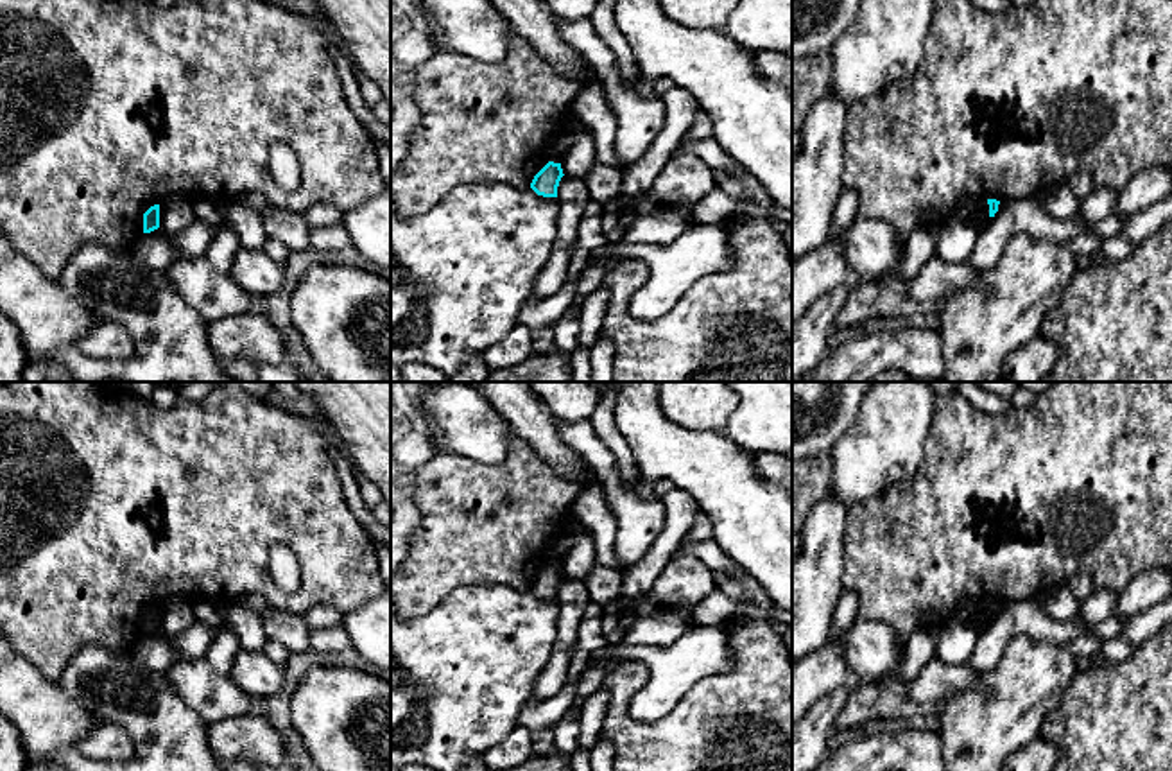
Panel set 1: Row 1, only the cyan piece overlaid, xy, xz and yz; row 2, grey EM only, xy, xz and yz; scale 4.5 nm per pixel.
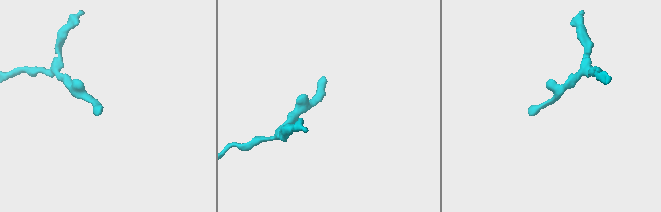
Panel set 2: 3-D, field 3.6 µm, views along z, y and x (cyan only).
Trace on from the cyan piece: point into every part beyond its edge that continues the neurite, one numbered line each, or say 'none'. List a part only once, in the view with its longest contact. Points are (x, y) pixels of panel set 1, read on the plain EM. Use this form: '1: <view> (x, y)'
none

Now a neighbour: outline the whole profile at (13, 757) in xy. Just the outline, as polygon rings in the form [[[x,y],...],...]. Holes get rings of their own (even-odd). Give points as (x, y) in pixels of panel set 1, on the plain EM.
[[[0,715],[0,771],[23,771],[29,762],[16,726]]]

